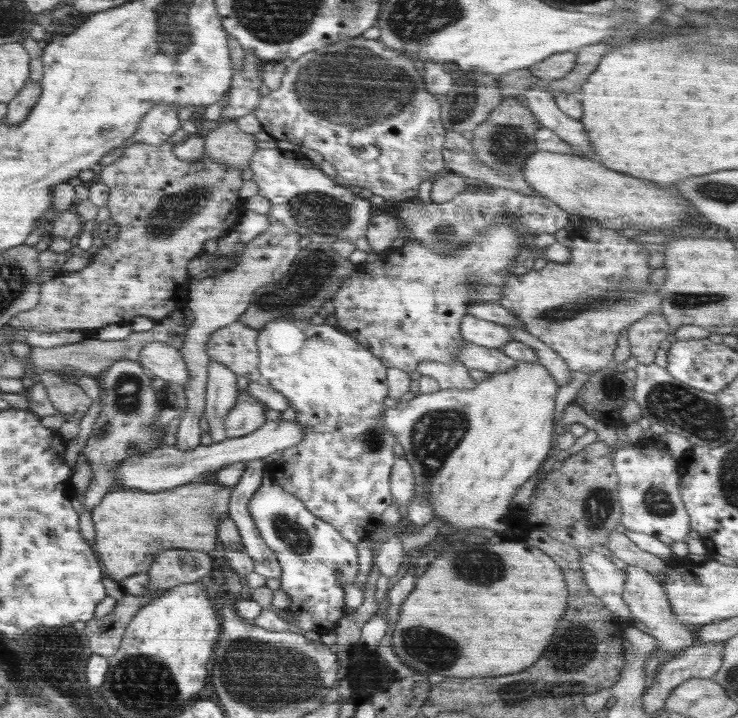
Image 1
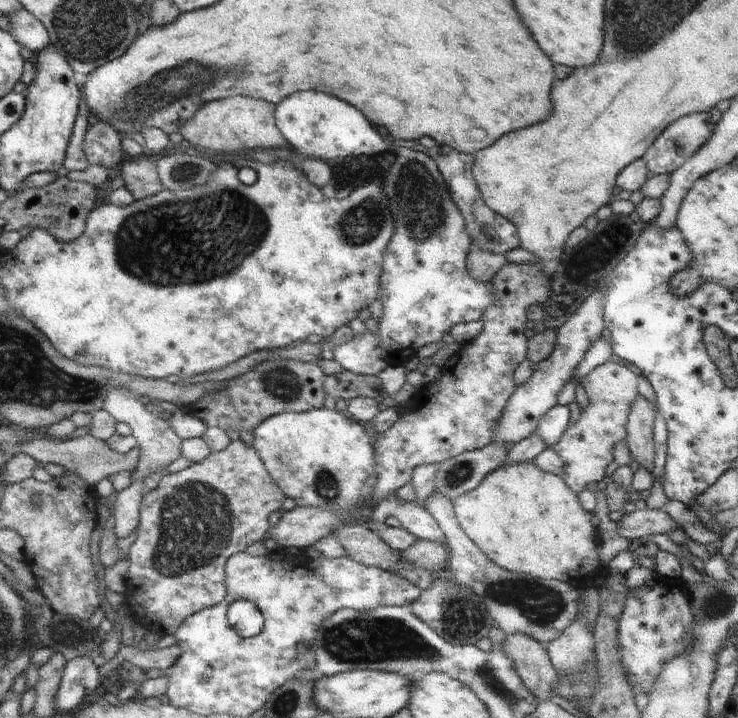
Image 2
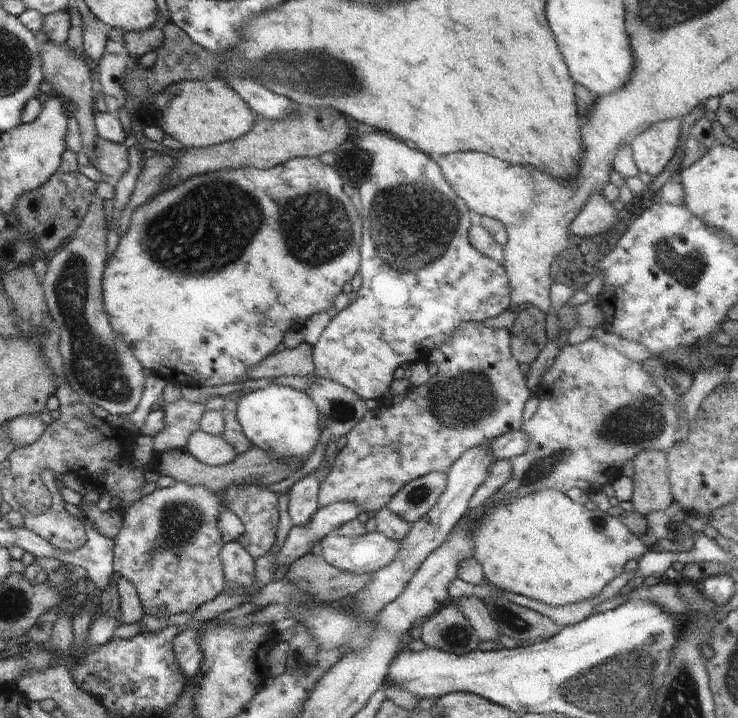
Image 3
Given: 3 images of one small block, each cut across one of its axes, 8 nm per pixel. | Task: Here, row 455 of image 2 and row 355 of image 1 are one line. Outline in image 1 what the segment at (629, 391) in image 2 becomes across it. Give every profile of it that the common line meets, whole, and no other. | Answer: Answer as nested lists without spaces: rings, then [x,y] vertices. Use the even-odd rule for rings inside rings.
[[[582,218],[579,229],[574,231],[571,239],[572,257],[568,263],[548,261],[538,271],[512,274],[506,281],[499,303],[512,315],[516,315],[516,319],[522,321],[522,326],[532,336],[556,350],[568,368],[590,375],[611,365],[621,330],[626,330],[650,312],[661,312],[662,298],[658,296],[659,286],[650,285],[648,281],[653,273],[648,258],[654,251],[646,243],[621,236],[619,230],[602,227],[596,221],[586,218]]]

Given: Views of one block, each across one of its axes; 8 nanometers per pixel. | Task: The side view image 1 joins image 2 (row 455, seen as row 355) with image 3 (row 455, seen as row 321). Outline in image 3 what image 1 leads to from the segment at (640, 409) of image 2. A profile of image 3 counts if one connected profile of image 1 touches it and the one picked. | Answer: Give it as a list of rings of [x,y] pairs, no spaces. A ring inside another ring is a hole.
[[[644,450],[632,458],[634,463],[633,495],[634,510],[646,516],[656,510],[665,510],[672,503],[670,478],[668,478],[667,453],[664,450]]]

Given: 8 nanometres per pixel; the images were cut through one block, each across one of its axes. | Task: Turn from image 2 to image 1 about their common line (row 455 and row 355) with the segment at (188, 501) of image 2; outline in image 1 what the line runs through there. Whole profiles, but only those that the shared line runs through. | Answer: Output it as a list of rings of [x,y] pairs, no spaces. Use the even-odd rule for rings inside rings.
[[[240,321],[233,322],[228,326],[216,330],[210,334],[208,340],[208,355],[210,361],[220,361],[228,366],[230,372],[237,375],[243,375],[248,380],[261,381],[260,372],[258,370],[258,339],[259,330],[252,328]]]

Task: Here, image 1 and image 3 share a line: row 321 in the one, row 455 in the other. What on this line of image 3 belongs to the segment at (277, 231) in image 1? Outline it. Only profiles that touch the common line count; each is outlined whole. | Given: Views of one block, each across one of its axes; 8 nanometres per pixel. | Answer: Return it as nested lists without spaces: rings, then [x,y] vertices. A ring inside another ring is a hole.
[[[198,429],[190,436],[185,451],[207,465],[220,466],[232,462],[236,458],[234,448],[220,436],[206,434]]]

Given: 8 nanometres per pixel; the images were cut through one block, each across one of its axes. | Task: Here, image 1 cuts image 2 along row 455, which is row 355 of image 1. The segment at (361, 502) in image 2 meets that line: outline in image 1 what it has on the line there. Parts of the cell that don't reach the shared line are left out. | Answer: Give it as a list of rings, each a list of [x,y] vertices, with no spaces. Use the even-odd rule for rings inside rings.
[[[274,319],[262,329],[259,330],[258,339],[258,370],[260,372],[261,381],[272,387],[274,390],[284,395],[290,401],[290,407],[296,409],[296,417],[294,421],[304,427],[304,438],[302,442],[298,442],[296,446],[290,446],[286,450],[282,450],[282,456],[278,460],[265,464],[264,471],[274,481],[274,484],[281,486],[286,493],[292,494],[295,498],[301,500],[304,507],[314,516],[321,518],[327,524],[334,526],[334,529],[349,542],[354,545],[360,541],[367,539],[370,535],[380,531],[382,526],[381,517],[383,513],[391,505],[392,497],[389,489],[389,478],[394,464],[394,445],[398,443],[396,436],[384,428],[382,415],[384,415],[384,399],[388,396],[387,368],[376,358],[366,347],[356,342],[346,332],[334,325],[313,324],[309,319]]]

